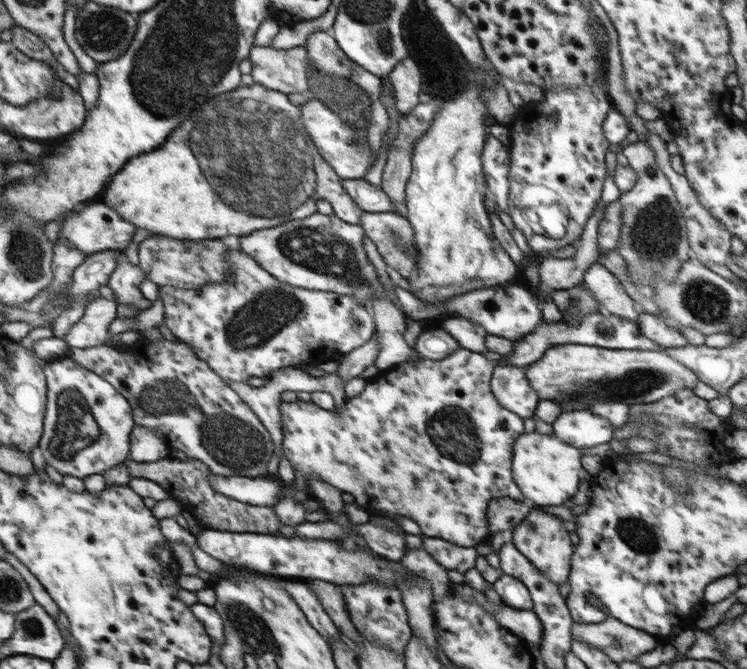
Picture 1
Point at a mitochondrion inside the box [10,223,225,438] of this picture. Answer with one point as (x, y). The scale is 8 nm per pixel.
(163, 397)

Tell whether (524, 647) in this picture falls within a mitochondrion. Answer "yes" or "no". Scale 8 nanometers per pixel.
no

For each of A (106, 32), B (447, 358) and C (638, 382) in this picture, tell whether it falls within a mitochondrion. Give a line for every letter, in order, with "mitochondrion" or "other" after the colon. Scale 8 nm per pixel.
A: mitochondrion
B: other
C: mitochondrion

